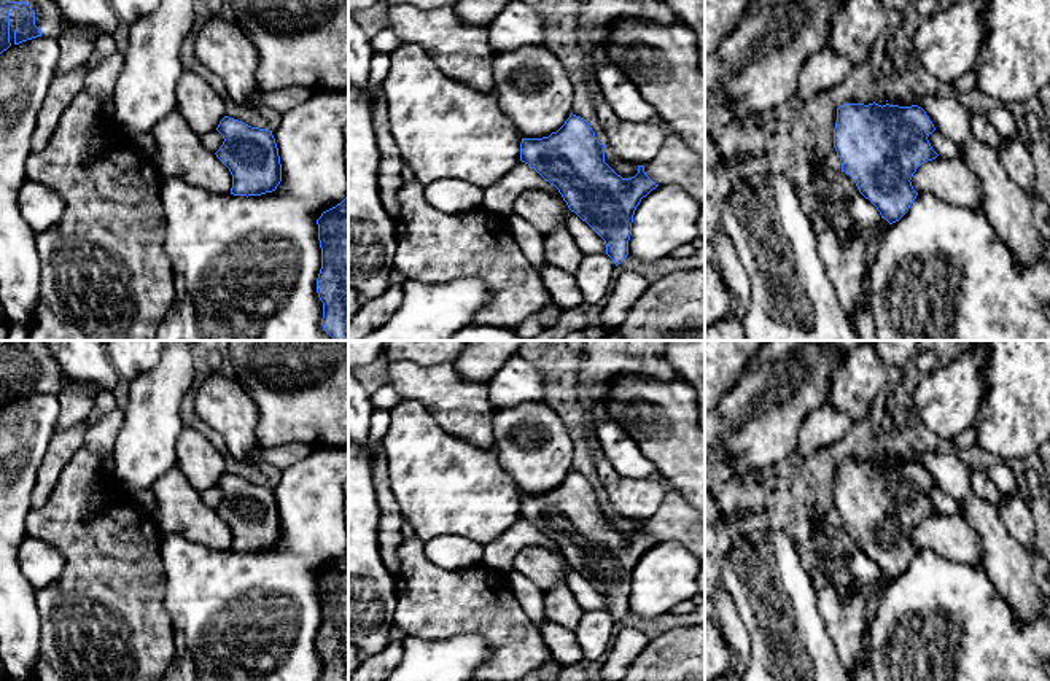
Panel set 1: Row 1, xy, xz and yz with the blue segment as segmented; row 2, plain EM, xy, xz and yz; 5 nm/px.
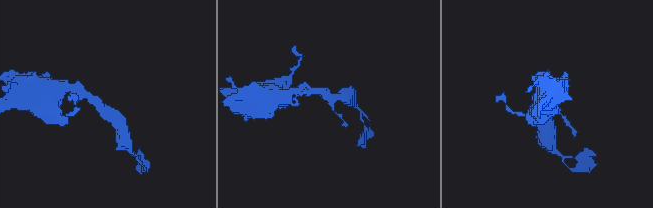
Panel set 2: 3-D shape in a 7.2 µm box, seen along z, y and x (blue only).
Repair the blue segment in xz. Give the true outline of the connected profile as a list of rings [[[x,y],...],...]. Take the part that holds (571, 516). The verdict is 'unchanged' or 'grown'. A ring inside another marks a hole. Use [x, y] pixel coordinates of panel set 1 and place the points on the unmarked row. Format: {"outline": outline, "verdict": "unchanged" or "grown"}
{"outline": [[[573,469],[549,493],[522,495],[520,500],[520,517],[558,546],[568,565],[605,597],[606,611],[617,622],[628,611],[628,597],[636,563],[659,541],[646,531],[644,522],[638,522],[635,533],[622,535],[605,519],[605,509],[605,501],[597,496],[587,476]]], "verdict": "unchanged"}

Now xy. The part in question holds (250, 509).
{"outline": [[[224,473],[216,487],[224,498],[215,509],[232,531],[231,551],[261,552],[282,538],[282,520],[272,487]]], "verdict": "unchanged"}

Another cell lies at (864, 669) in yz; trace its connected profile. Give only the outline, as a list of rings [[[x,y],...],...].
[[[872,595],[867,601],[867,628],[864,632],[864,656],[858,665],[856,681],[873,681],[872,662],[870,662],[870,632],[869,627],[877,614],[878,595]]]

